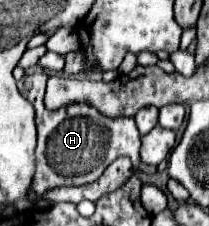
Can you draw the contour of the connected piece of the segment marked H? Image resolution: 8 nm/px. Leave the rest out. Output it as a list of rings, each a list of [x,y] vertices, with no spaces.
[[[31,74],[23,76],[17,82],[19,92],[33,104],[37,116],[37,168],[31,182],[31,190],[35,194],[41,196],[57,186],[83,186],[95,182],[103,174],[103,170],[119,156],[129,156],[133,164],[147,174],[157,172],[157,166],[141,164],[139,160],[141,136],[133,118],[119,116],[111,120],[109,116],[103,116],[97,108],[91,108],[87,104],[69,104],[67,108],[47,110],[43,104],[47,78],[49,74]]]

